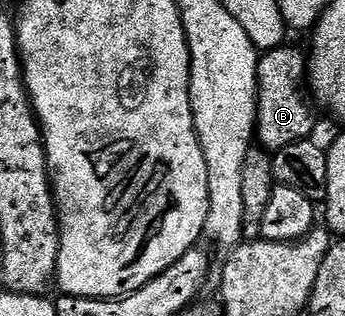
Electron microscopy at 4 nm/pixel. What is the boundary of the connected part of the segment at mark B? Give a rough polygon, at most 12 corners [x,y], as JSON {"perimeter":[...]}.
{"perimeter":[[284,43],[259,58],[257,141],[268,151],[315,129],[309,57]]}

